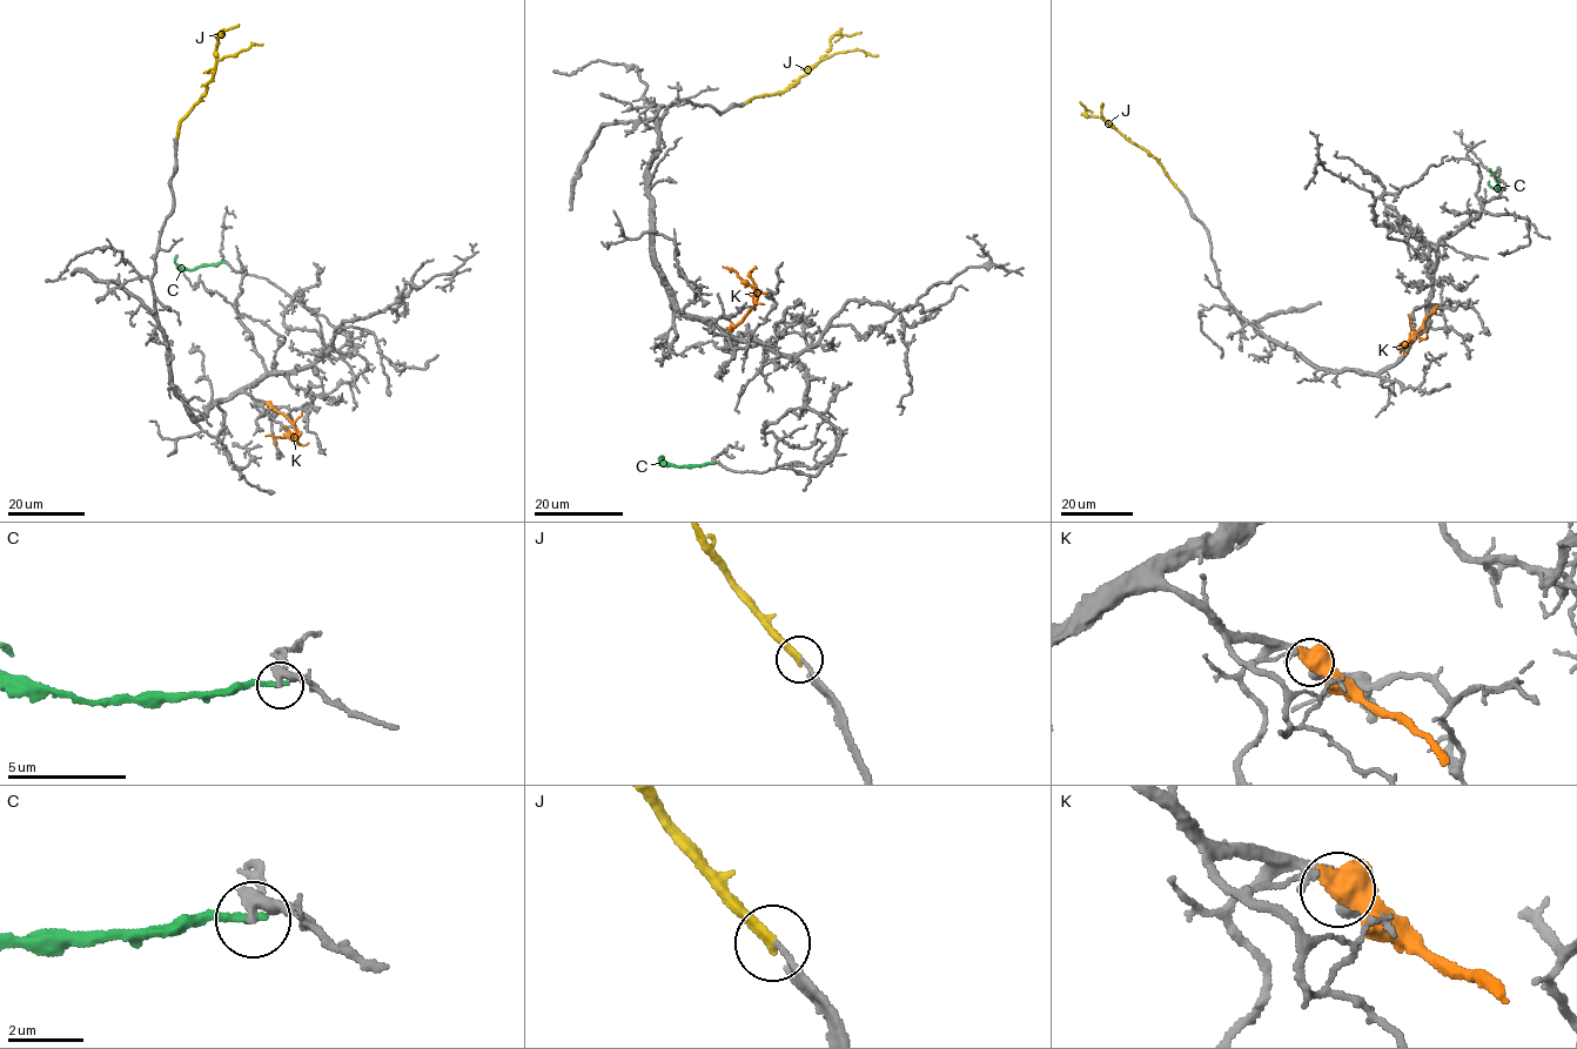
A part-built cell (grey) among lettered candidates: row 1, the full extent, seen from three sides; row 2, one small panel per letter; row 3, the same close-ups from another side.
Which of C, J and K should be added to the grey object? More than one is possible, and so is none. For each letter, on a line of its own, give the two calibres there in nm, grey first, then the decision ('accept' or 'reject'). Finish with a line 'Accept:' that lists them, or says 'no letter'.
C: 340 nm thick on the grey side, 280 nm on the other; reject
J: 140 nm thick on the grey side, 320 nm on the other; accept
K: 120 nm thick on the grey side, 800 nm on the other; reject
Accept: J

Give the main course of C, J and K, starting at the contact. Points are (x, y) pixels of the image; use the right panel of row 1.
C: (1490, 169), (1498, 188), (1496, 189), (1488, 181)
J: (1180, 192), (1145, 150), (1108, 121), (1088, 116), (1080, 102)
K: (1436, 308), (1400, 352)

